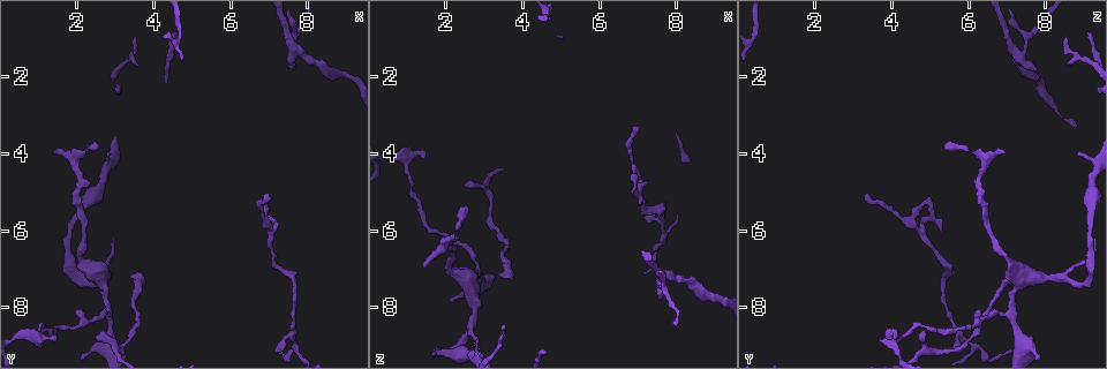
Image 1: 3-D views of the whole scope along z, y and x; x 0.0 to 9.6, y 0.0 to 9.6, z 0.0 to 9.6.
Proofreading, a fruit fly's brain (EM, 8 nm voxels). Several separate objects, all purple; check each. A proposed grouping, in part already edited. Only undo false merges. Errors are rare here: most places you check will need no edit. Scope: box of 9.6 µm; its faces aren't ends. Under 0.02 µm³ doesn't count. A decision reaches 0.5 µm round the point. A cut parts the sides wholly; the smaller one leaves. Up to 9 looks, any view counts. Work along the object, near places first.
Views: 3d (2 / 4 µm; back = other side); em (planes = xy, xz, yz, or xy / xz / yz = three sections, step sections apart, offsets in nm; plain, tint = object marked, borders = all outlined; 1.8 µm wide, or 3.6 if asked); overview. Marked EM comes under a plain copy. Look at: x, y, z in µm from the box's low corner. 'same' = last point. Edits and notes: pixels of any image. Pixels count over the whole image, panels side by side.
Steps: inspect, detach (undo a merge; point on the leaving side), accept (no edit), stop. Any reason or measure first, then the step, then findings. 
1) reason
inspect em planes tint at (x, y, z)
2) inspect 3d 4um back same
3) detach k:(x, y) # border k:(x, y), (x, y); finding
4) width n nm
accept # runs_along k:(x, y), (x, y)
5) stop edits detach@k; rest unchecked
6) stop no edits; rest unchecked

abrupt turn
inspect em yz step 8 tint at (3.20, 9.10, 5.55)

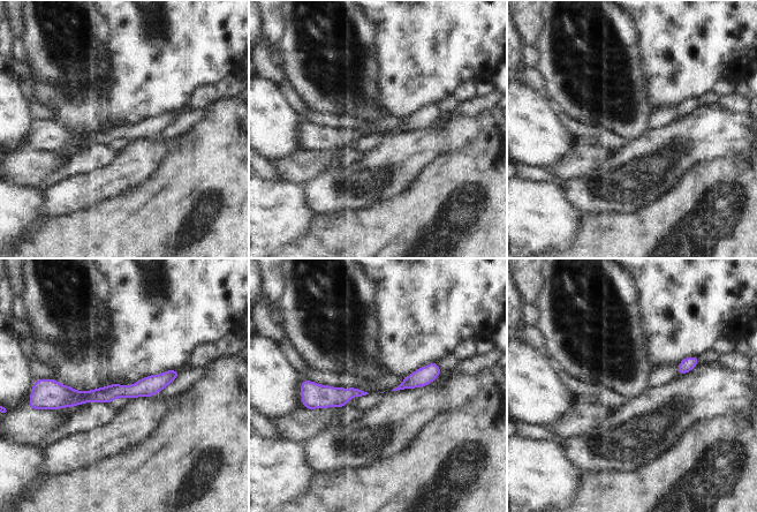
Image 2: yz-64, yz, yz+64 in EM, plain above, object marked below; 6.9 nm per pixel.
width 60 nm
accept # continuous, no second neuron

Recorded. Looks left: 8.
arms part here
inspect 3d 2um at (2.85, 8.15, 7.15)

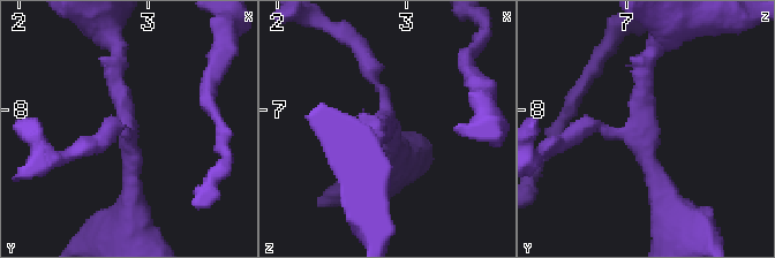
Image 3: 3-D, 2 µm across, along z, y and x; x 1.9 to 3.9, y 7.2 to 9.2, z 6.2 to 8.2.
inspect em yz step 8 tint at (2.82, 8.14, 7.08)

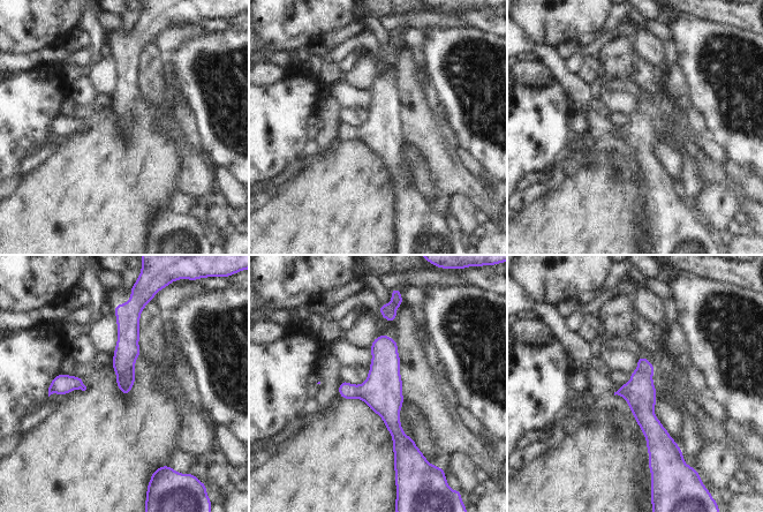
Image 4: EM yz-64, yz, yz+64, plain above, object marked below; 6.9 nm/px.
accept # runs_along 4:(383, 338), (384, 397), (402, 449); one neuron here

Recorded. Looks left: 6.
sharp bend
inspect 3d 4um at (2.30, 7.45, 8.95)

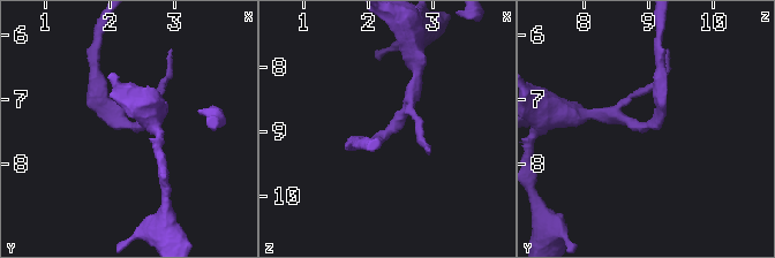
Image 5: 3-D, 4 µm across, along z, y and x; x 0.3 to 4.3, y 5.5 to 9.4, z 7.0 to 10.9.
arm_widths 220, 260 nm
inspect em planes tint at (2.25, 7.40, 9.00)

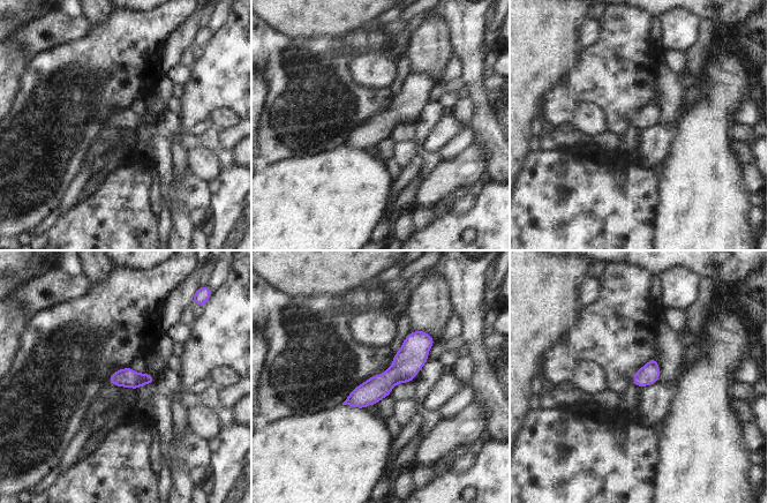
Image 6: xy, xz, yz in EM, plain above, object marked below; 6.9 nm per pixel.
width 140 nm
accept # runs_along 6:(430, 340), (379, 387), (348, 402); all the same neuron

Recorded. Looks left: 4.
abrupt turn
inspect 3d 4um at (0.95, 8.75, 4.10)

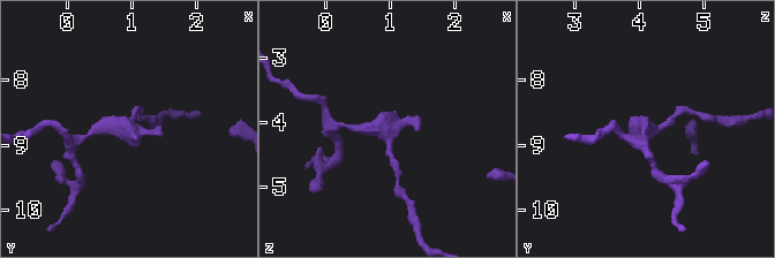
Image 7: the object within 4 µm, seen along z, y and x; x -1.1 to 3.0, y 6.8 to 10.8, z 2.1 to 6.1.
shape alone is not enough
inspect em planes tint at (0.85, 8.75, 4.15)

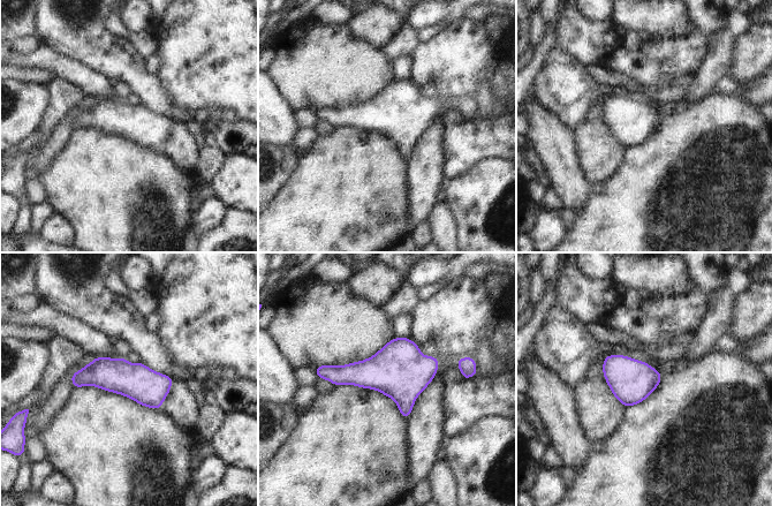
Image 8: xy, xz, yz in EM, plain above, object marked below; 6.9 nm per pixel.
accept # runs_along 8:(74, 377), (168, 383); one neuron here

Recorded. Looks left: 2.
stop no edits; rest unchecked

